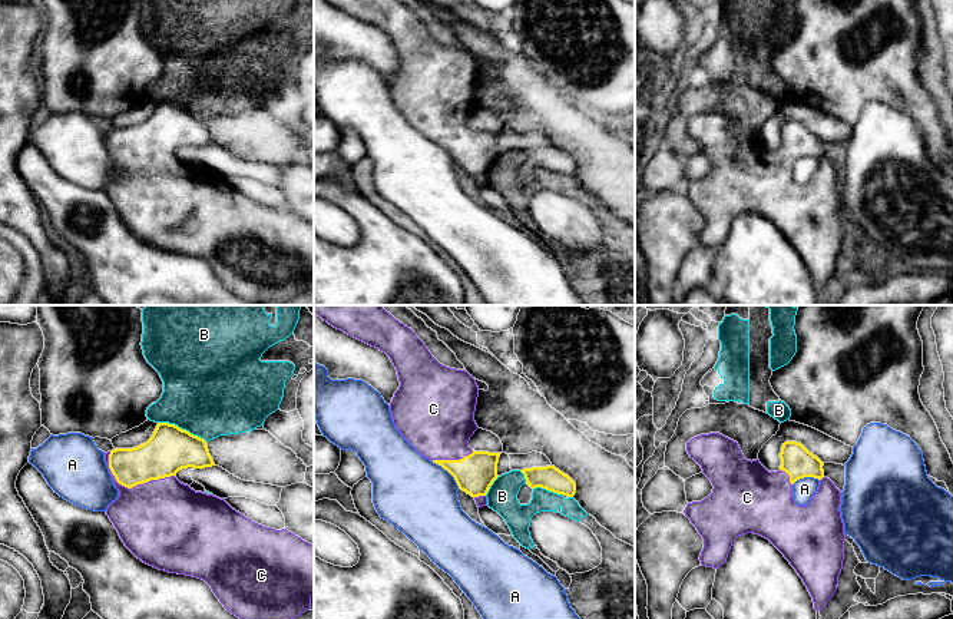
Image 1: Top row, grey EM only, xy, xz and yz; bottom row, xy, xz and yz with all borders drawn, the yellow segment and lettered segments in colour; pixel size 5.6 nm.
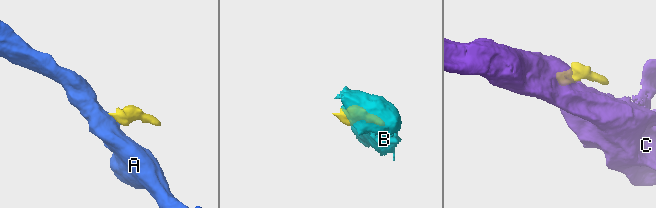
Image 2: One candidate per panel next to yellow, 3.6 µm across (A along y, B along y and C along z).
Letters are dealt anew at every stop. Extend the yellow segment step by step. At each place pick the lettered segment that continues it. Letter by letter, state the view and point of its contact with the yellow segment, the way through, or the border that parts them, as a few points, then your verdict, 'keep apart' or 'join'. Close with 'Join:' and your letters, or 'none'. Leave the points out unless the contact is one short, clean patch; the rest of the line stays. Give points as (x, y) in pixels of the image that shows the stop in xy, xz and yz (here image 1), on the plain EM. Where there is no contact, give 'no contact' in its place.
A: meets yellow in xz at (449, 151); border along xz (432, 141), (442, 145), (460, 168); keep apart
B: meets yellow in xy at (181, 108); keep apart
C: meets yellow in xy at (132, 165); runs through xy (164, 133), (132, 165), (161, 199); join
Join: C

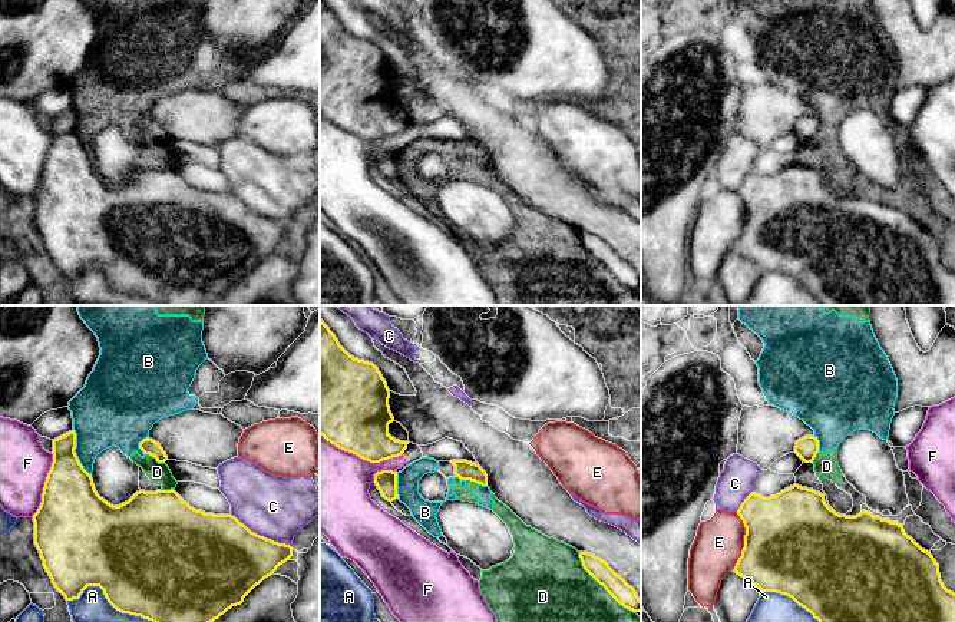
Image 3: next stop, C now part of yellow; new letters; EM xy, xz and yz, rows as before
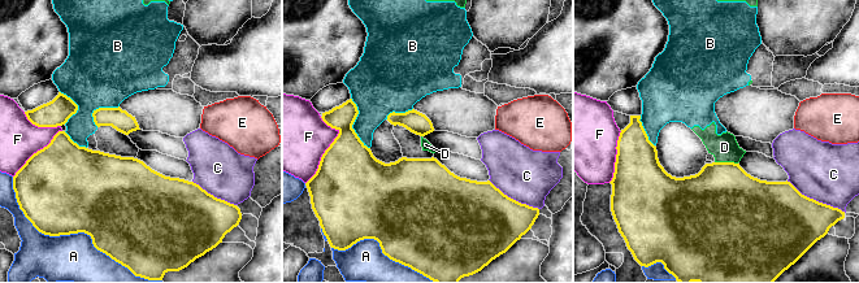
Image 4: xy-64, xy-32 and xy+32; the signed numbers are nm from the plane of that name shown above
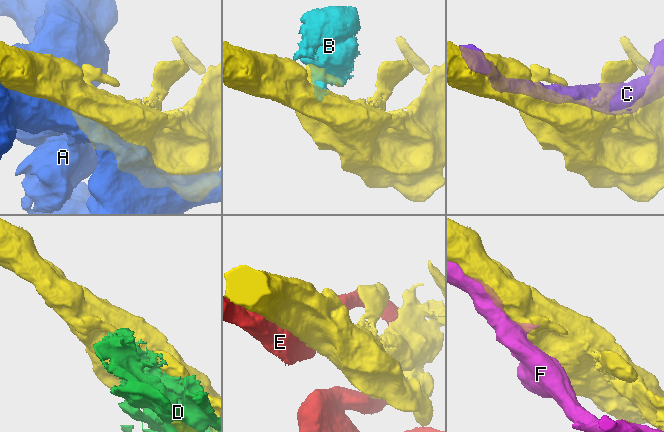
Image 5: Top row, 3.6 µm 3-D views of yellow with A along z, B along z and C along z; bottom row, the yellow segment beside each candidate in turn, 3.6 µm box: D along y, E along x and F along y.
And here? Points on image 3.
A: meets yellow in yz at (792, 277); keep apart
B: meets yellow in xy at (73, 131); keep apart
C: meets yellow in xy at (261, 215); keep apart
D: meets yellow in xz at (601, 262); keep apart
E: meets yellow in yz at (744, 219); keep apart
F: meets yellow in xz at (362, 136); keep apart
Join: none

